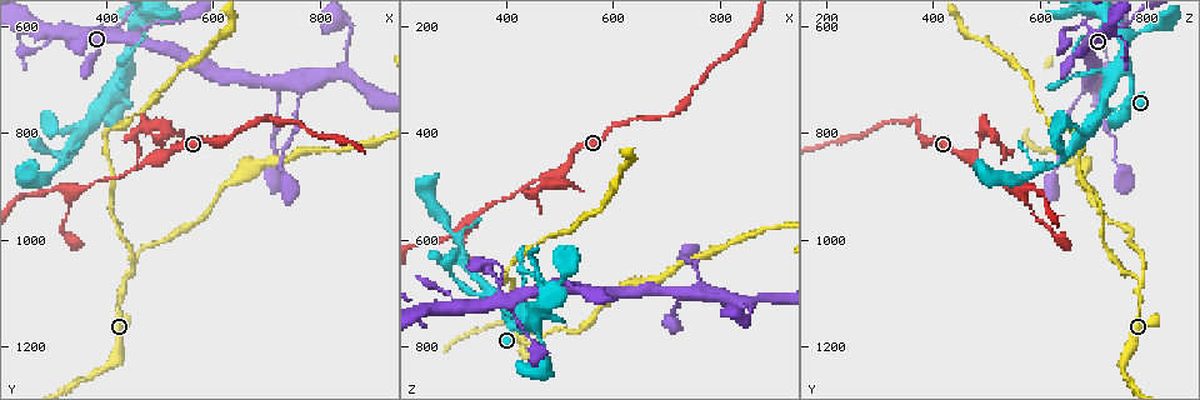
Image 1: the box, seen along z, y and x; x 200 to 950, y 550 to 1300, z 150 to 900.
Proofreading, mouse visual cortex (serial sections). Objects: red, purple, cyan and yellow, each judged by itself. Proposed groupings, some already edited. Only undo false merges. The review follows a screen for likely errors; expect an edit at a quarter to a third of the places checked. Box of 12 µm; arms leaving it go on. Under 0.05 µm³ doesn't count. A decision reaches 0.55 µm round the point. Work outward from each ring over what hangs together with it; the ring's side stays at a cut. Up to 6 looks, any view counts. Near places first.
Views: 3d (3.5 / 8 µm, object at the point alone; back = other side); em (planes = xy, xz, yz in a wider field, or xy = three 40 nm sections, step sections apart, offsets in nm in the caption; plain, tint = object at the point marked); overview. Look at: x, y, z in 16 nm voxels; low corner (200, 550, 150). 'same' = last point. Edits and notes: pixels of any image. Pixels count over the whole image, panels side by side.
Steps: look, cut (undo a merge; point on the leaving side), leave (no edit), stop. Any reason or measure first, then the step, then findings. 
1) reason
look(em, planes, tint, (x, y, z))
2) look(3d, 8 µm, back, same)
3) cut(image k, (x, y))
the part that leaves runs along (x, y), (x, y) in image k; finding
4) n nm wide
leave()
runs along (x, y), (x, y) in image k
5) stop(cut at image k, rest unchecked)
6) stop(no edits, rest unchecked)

abrupt turn
look(3d, 3.5 µm, (395, 755, 720))

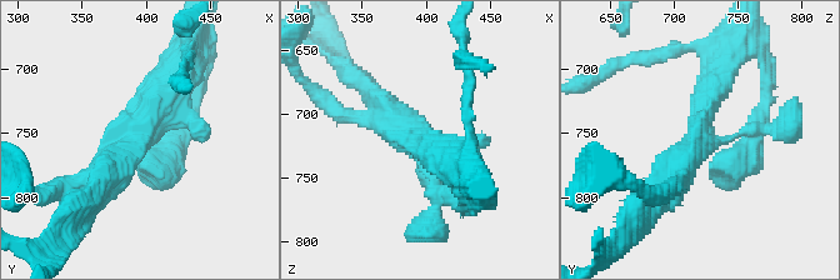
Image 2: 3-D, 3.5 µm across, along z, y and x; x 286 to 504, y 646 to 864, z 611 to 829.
look(em, xy, step 1, tint, (394, 754, 724))

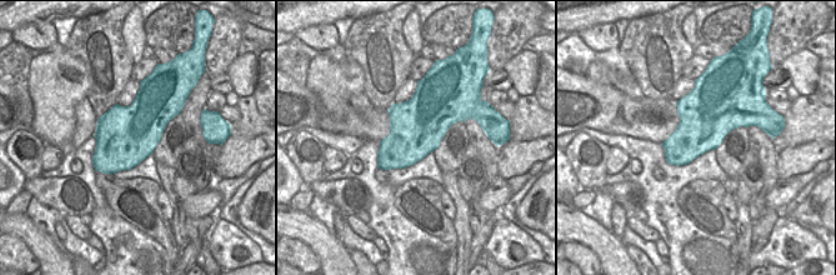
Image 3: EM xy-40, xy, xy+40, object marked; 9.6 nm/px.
leave()
runs along (440, 195), (429, 158), (375, 96) in image 2; one cell here

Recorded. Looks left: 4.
arms part here
look(3d, 3.5 µm, (455, 625, 695))

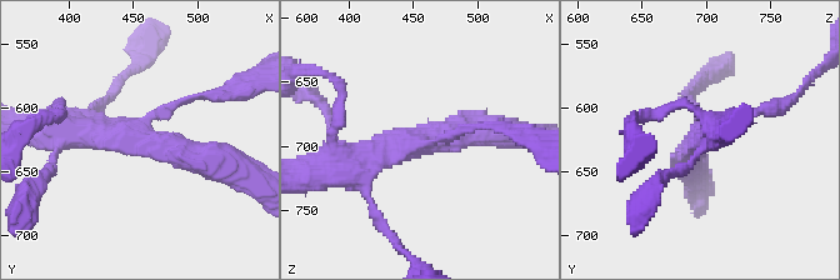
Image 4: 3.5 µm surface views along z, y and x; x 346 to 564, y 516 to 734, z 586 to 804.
3 arms; arms of 100, 350, 400 nm
look(em, xy, step 5, tint, (454, 624, 696))

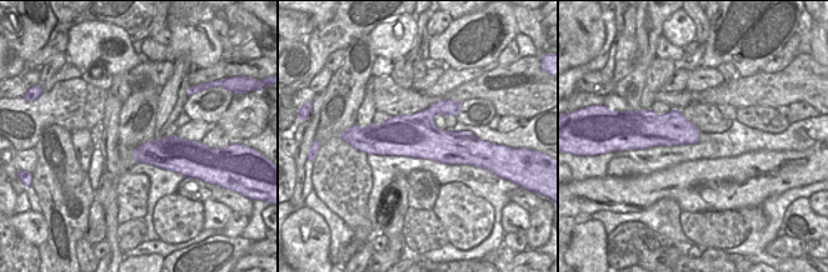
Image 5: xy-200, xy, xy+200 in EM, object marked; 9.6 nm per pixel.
leave()
runs along (56, 130), (130, 134), (214, 160) in image 4; continuous, no second cell

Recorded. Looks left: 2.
three-way junction
look(3d, 3.5 µm, (325, 845, 655))

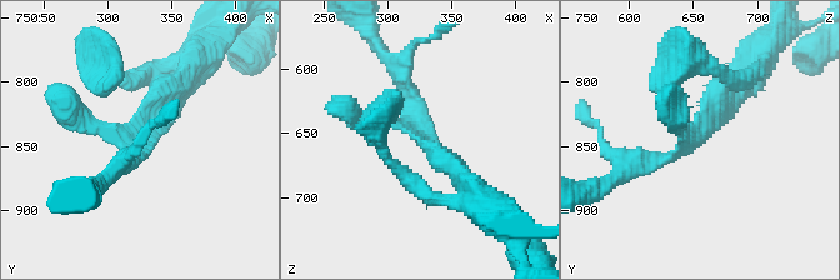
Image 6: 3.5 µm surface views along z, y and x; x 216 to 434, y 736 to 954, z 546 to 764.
look(em, planes, tint, (328, 846, 650))

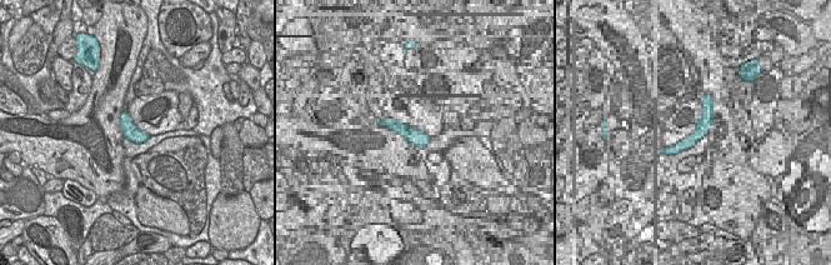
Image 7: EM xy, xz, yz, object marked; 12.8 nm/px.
3 arms
leave()
runs along (733, 83), (689, 148), (624, 168) in image 6; continuous, no second cell

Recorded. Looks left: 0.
stop(no edits, rest unchecked)

